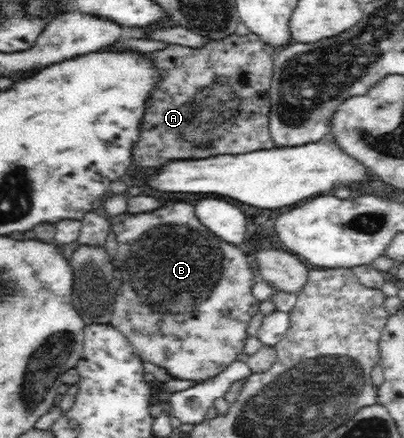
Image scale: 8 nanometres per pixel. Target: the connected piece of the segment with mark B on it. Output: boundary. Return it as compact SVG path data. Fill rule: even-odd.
M176 202L172 206L162 206L153 212L144 212L144 214L130 214L128 212L109 218L111 228L116 234L116 255L119 260L118 268L121 273L121 283L119 288L115 288L115 300L113 302L113 313L110 324L117 328L131 345L135 348L138 357L143 362L150 362L156 367L166 369L168 374L176 379L205 381L208 378L220 374L222 370L238 361L242 354L242 345L248 338L246 328L250 318L258 311L259 301L252 298L252 272L248 266L248 255L243 247L233 245L223 241L213 232L210 232L205 226L202 226L200 220L194 214L194 206L186 202Z

